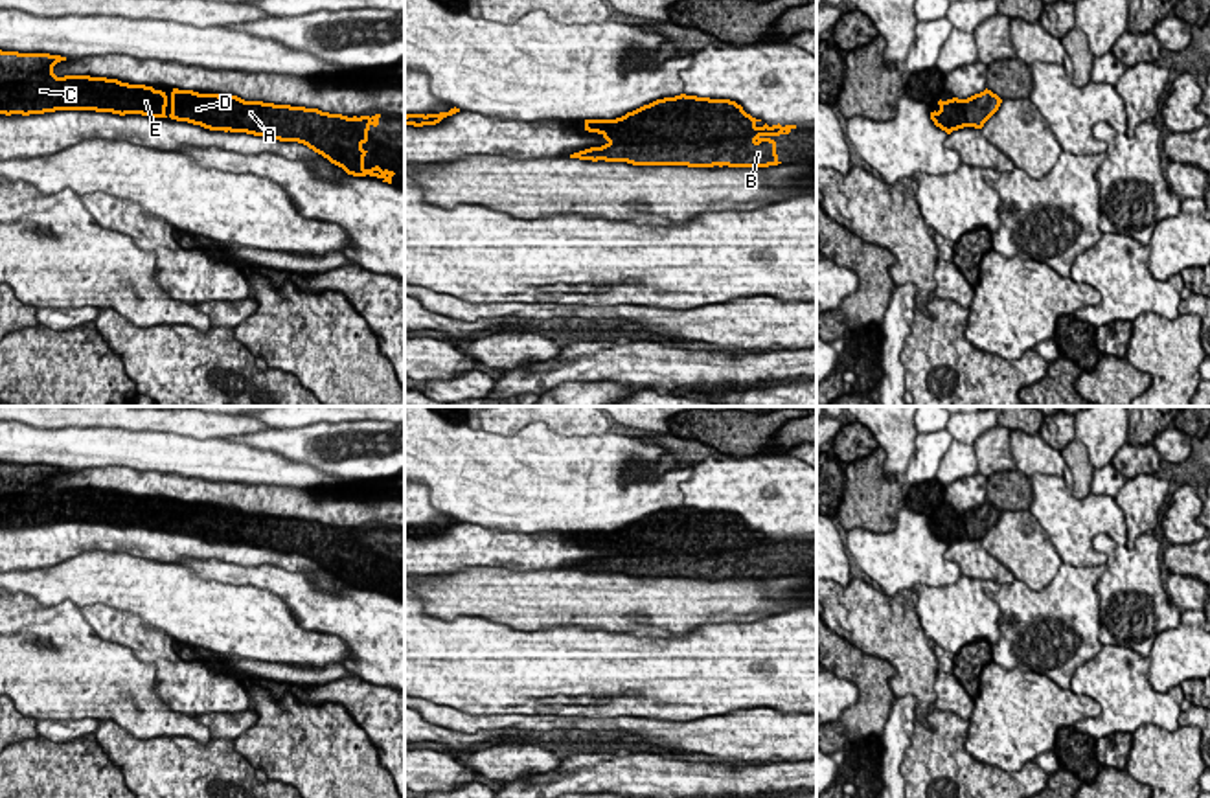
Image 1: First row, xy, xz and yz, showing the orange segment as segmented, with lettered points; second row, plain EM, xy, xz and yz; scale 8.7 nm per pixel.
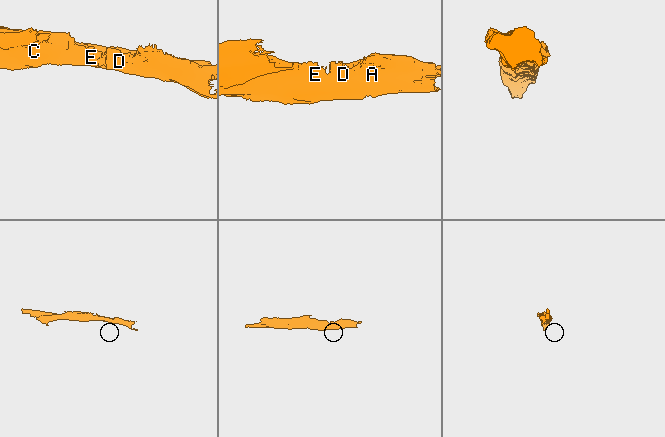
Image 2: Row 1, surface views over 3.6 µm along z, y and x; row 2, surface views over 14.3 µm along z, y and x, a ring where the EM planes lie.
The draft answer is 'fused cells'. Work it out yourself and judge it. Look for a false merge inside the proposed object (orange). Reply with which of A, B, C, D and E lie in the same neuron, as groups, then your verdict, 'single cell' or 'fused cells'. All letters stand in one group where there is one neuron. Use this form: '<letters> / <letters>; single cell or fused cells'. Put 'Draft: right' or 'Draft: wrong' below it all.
A B C D E; single cell
Draft: wrong

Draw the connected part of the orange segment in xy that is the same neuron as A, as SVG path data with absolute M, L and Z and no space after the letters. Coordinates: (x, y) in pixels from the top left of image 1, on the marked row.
M0 50L0 114L44 114L55 110L96 110L112 114L142 114L151 118L167 118L166 107L171 107L171 120L200 125L210 131L246 132L254 136L267 136L280 142L298 142L327 158L331 164L342 167L353 177L377 177L392 184L394 171L379 165L366 169L364 156L368 151L362 145L368 142L370 127L379 125L381 114L375 116L342 116L329 114L318 108L274 105L263 101L245 101L237 96L221 97L219 94L199 94L193 90L173 88L167 97L166 92L145 85L129 85L118 79L90 77L90 75L64 75L57 77L53 66L66 57L50 53L18 53Z

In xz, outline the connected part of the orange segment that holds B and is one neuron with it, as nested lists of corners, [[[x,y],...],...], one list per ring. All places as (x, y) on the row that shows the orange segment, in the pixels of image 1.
[[[680,94],[616,120],[585,120],[585,131],[601,134],[607,143],[570,158],[688,167],[782,164],[772,138],[796,125],[758,127],[758,121],[736,101]]]

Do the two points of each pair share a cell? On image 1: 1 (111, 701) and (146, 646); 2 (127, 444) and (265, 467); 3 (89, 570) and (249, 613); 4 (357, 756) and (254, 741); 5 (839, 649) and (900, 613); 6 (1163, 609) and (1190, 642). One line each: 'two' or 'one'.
1: two
2: one
3: one
4: one
5: two
6: two

